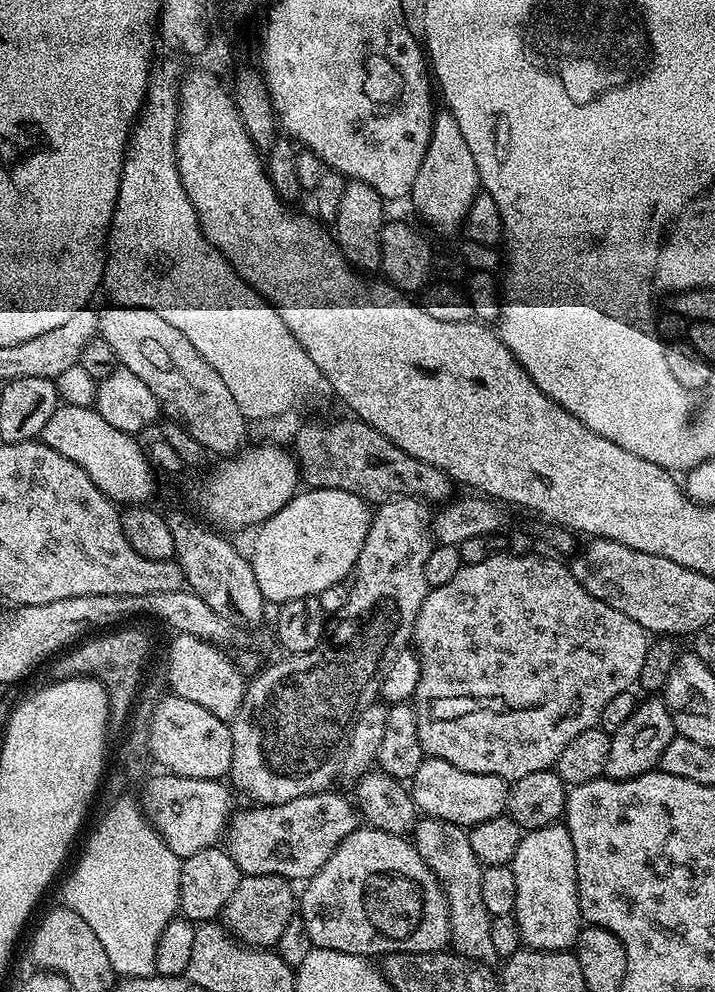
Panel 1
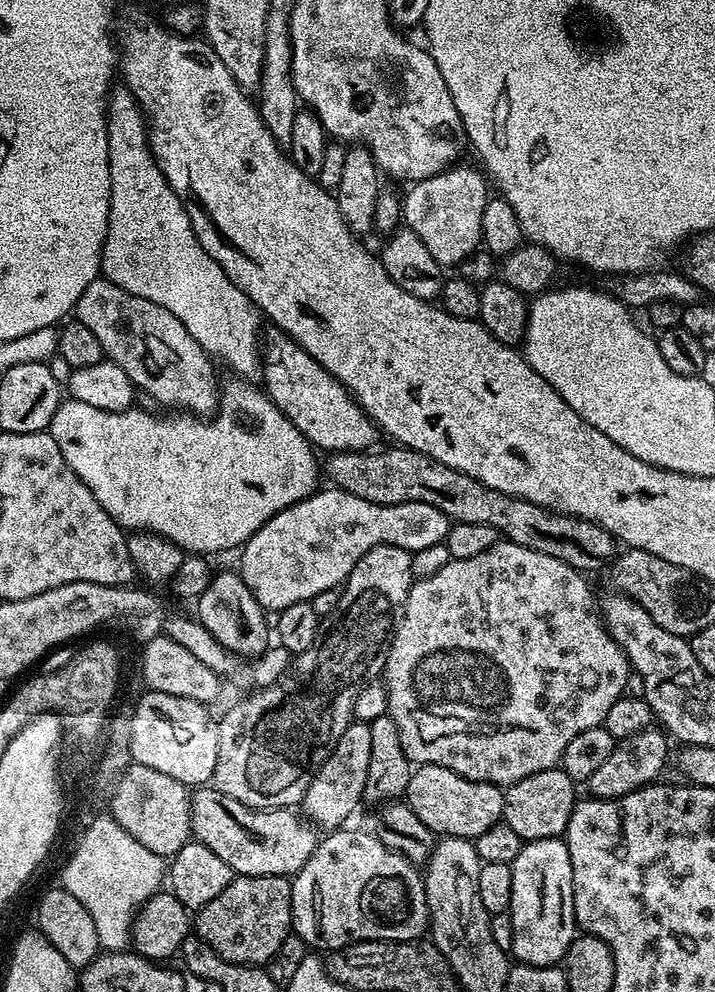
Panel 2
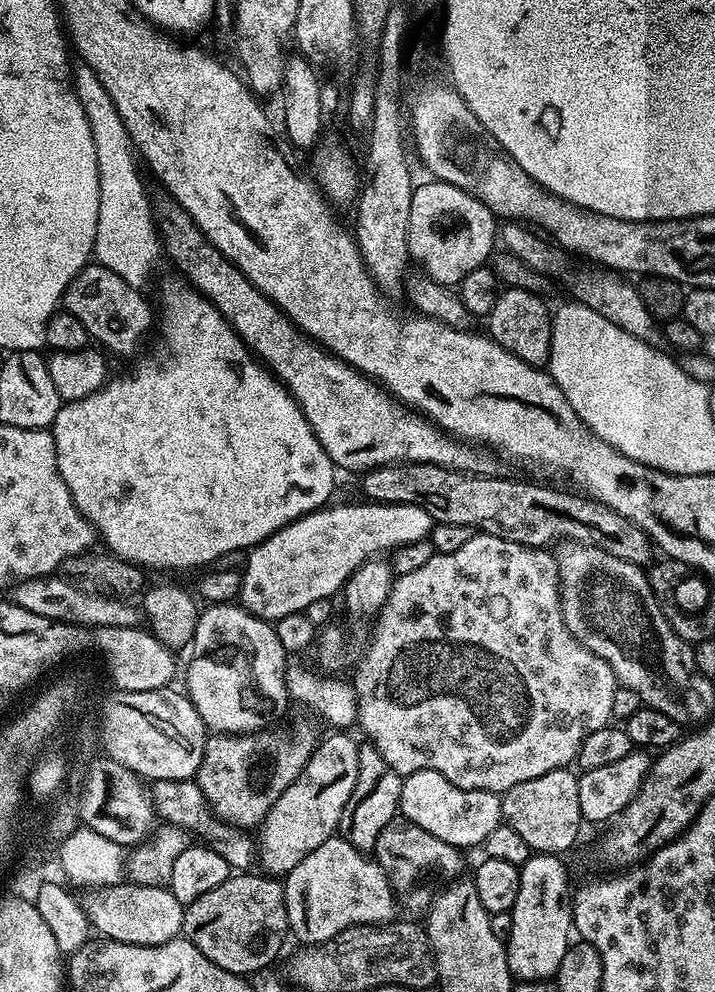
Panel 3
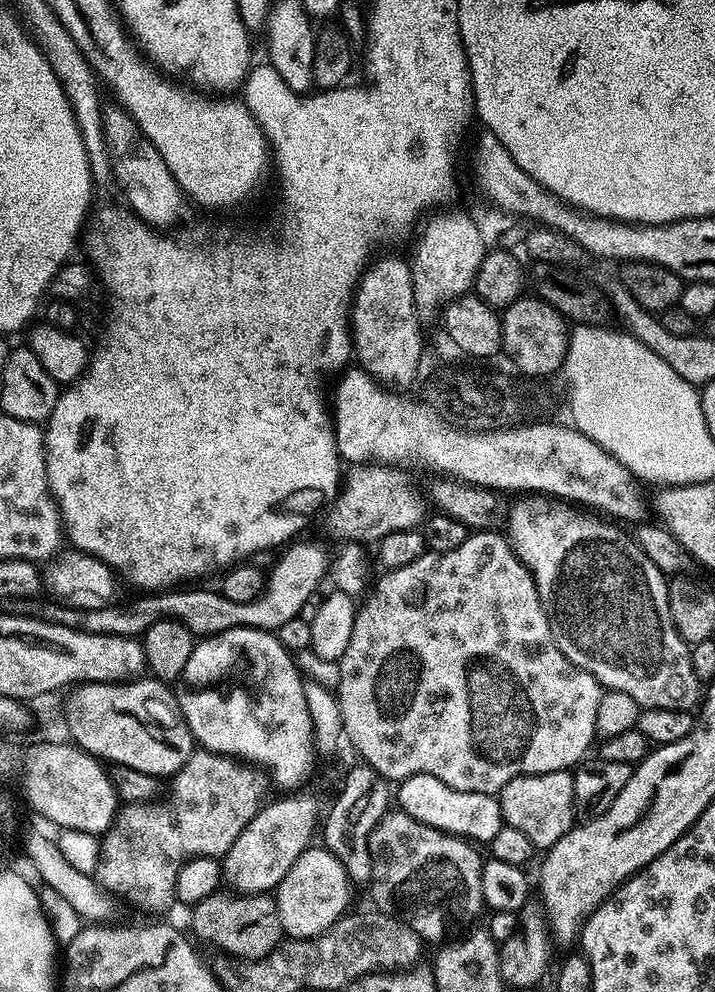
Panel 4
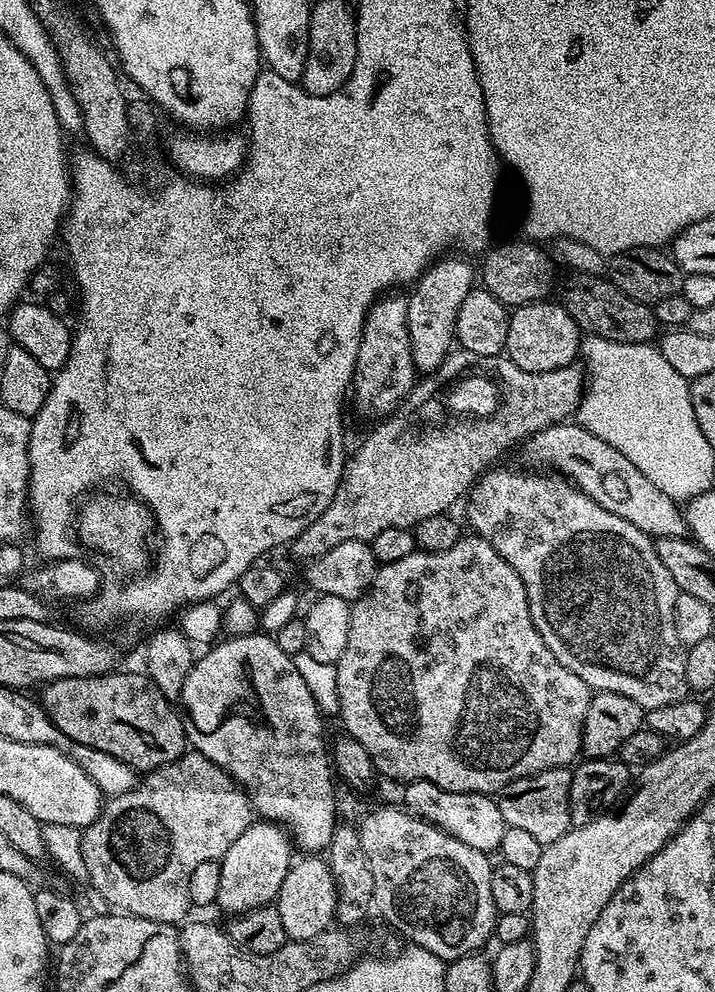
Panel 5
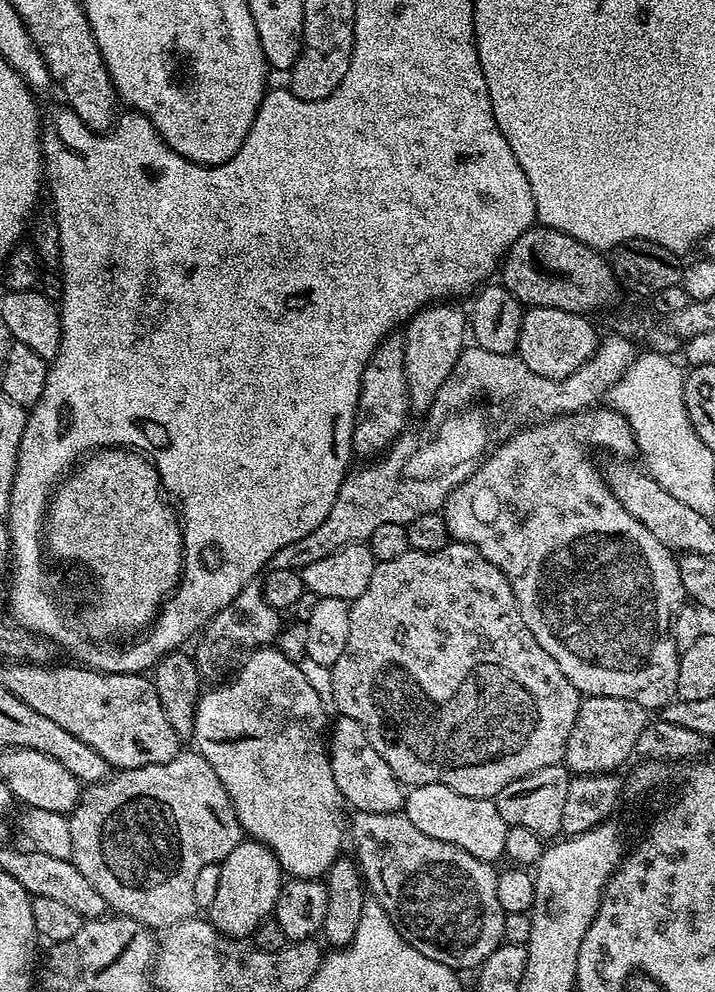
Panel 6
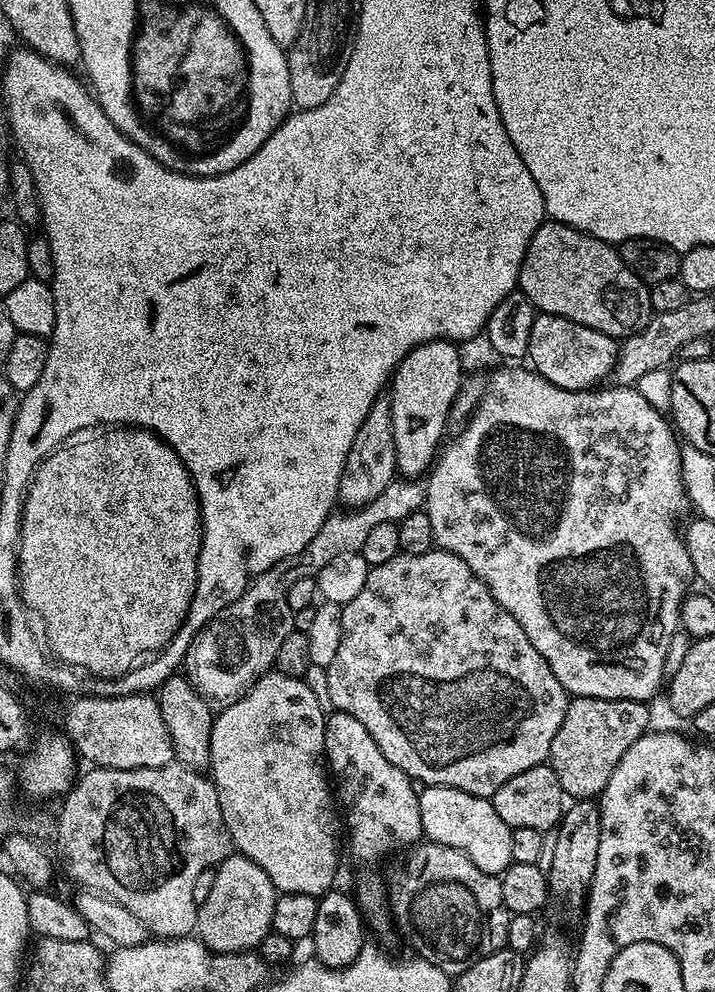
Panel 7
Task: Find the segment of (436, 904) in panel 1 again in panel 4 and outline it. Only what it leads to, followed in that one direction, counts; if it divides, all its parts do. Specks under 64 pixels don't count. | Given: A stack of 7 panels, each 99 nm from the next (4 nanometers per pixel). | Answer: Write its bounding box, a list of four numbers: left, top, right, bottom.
[274,846,354,940]

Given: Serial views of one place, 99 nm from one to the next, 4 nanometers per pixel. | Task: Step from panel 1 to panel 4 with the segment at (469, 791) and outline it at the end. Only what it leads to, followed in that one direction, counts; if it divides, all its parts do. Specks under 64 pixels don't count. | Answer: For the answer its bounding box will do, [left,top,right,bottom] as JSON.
[394,774,504,842]

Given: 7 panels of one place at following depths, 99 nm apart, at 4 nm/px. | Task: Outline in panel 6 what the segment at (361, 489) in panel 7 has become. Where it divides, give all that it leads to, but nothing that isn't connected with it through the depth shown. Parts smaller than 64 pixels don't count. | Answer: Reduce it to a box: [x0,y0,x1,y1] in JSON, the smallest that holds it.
[352,337,408,458]

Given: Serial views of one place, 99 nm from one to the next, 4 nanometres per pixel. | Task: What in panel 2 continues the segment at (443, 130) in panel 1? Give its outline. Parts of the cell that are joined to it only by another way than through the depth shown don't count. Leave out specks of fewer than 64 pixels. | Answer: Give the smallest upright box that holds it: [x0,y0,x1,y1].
[402,162,490,266]

